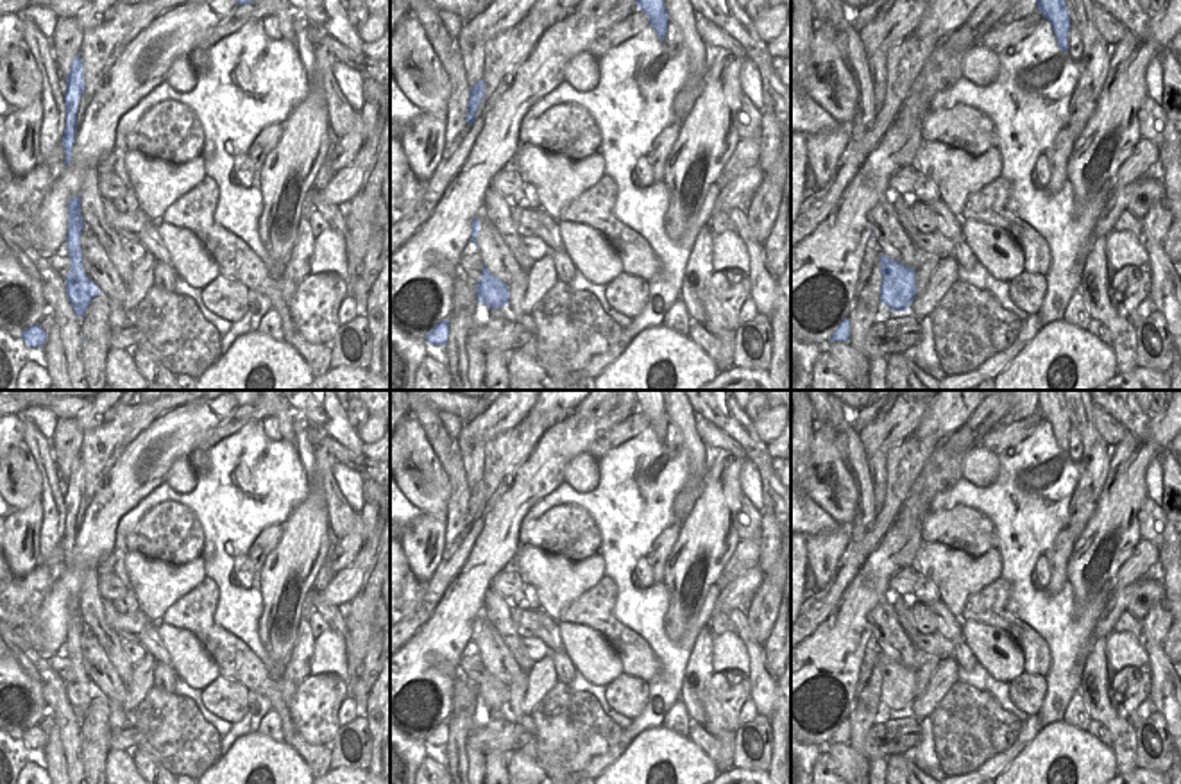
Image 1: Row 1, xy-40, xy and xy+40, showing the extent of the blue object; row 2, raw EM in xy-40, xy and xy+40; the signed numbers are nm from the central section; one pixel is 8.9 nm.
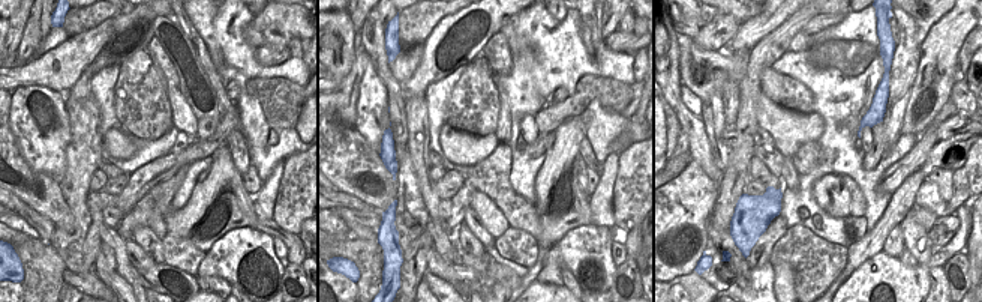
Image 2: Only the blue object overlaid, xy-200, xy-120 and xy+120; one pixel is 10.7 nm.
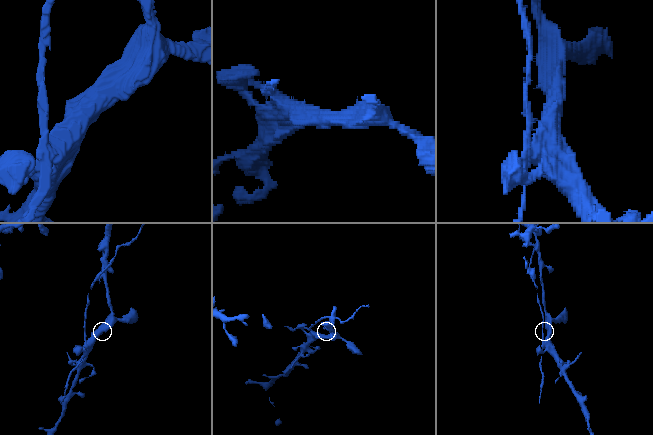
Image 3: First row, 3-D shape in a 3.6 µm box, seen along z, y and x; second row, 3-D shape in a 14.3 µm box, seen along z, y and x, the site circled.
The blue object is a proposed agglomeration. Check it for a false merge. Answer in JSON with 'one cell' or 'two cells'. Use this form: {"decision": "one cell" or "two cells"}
{"decision": "two cells"}

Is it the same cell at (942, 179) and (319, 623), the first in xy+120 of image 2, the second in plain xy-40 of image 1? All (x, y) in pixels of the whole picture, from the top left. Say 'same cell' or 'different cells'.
same cell

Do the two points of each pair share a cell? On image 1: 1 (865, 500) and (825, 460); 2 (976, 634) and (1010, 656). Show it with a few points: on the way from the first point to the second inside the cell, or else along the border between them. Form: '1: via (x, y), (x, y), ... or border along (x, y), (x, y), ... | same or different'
1: border along (840, 455), (858, 493), (856, 516), (850, 525) | different
2: via (985, 641), (1002, 648) | same

